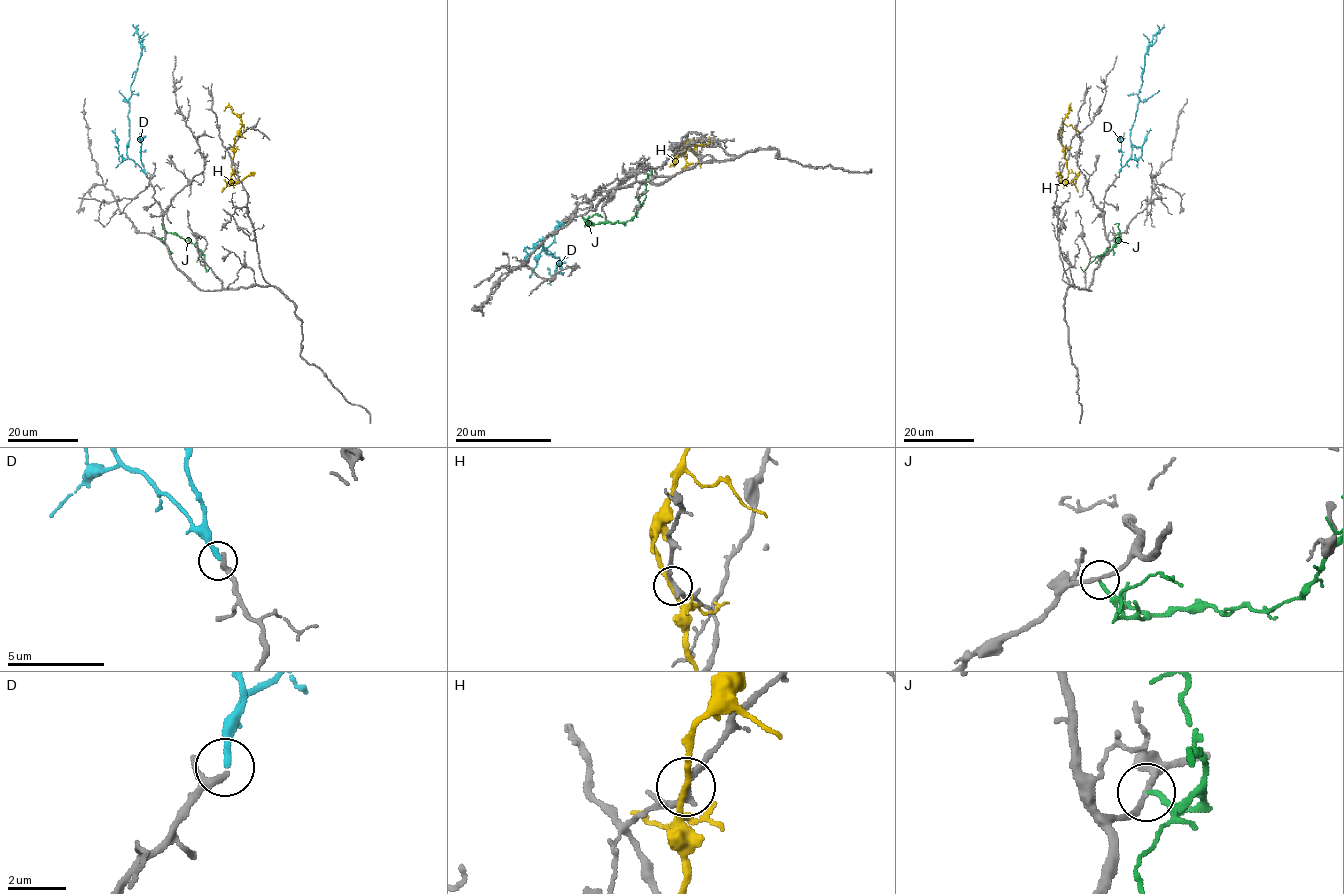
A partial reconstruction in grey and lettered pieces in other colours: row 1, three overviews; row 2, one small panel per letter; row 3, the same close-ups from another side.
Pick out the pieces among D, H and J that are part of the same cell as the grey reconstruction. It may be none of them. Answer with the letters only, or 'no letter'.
D

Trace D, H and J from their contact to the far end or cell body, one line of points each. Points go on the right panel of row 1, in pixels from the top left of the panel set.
D: (1119, 175), (1119, 170), (1131, 154), (1130, 134), (1142, 83), (1147, 46), (1163, 24)
H: (1061, 144), (1068, 176), (1060, 182), (1061, 176), (1058, 172)
J: (1114, 237), (1118, 239), (1121, 234), (1110, 250), (1098, 255), (1084, 271), (1080, 266)

